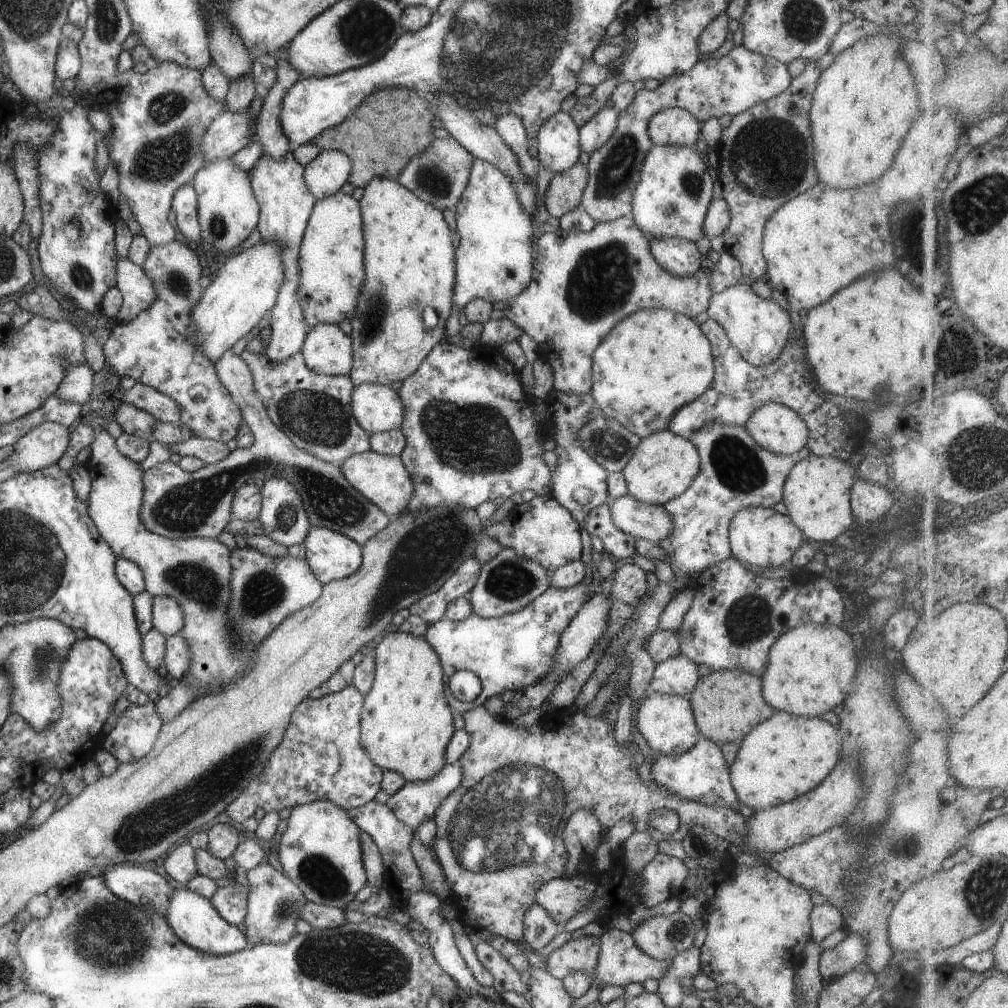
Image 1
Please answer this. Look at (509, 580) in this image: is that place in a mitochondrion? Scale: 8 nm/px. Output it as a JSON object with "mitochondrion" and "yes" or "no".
{"mitochondrion":"yes"}

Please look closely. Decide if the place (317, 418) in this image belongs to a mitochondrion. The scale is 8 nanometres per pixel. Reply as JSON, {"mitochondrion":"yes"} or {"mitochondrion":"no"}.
{"mitochondrion":"yes"}

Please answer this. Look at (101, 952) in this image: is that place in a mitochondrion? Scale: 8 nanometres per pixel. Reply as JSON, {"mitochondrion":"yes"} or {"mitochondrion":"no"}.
{"mitochondrion":"yes"}

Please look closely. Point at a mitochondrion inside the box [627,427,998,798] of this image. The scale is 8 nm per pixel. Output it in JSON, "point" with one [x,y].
{"point":[737,466]}

